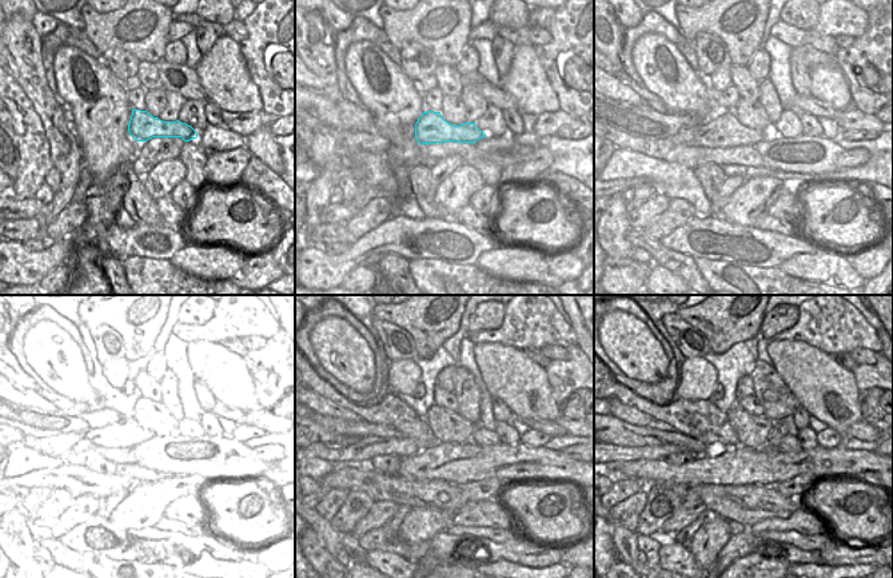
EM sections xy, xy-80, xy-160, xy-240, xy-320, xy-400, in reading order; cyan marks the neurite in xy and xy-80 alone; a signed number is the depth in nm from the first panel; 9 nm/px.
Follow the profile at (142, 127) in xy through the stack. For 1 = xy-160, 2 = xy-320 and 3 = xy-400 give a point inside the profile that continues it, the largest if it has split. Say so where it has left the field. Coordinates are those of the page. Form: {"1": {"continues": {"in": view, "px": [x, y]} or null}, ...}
{"1": {"continues": {"in": "xy-160", "px": [722, 130]}}, "2": {"continues": {"in": "xy-320", "px": [362, 451]}}, "3": {"continues": {"in": "xy-400", "px": [621, 454]}}}

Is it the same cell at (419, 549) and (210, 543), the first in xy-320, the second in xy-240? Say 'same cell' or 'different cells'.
same cell

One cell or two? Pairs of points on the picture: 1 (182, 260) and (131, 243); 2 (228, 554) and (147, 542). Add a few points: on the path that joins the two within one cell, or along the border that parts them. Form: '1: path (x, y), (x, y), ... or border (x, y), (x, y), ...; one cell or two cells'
1: border (187, 242), (170, 260); two cells
2: path (208, 545), (167, 543); one cell

